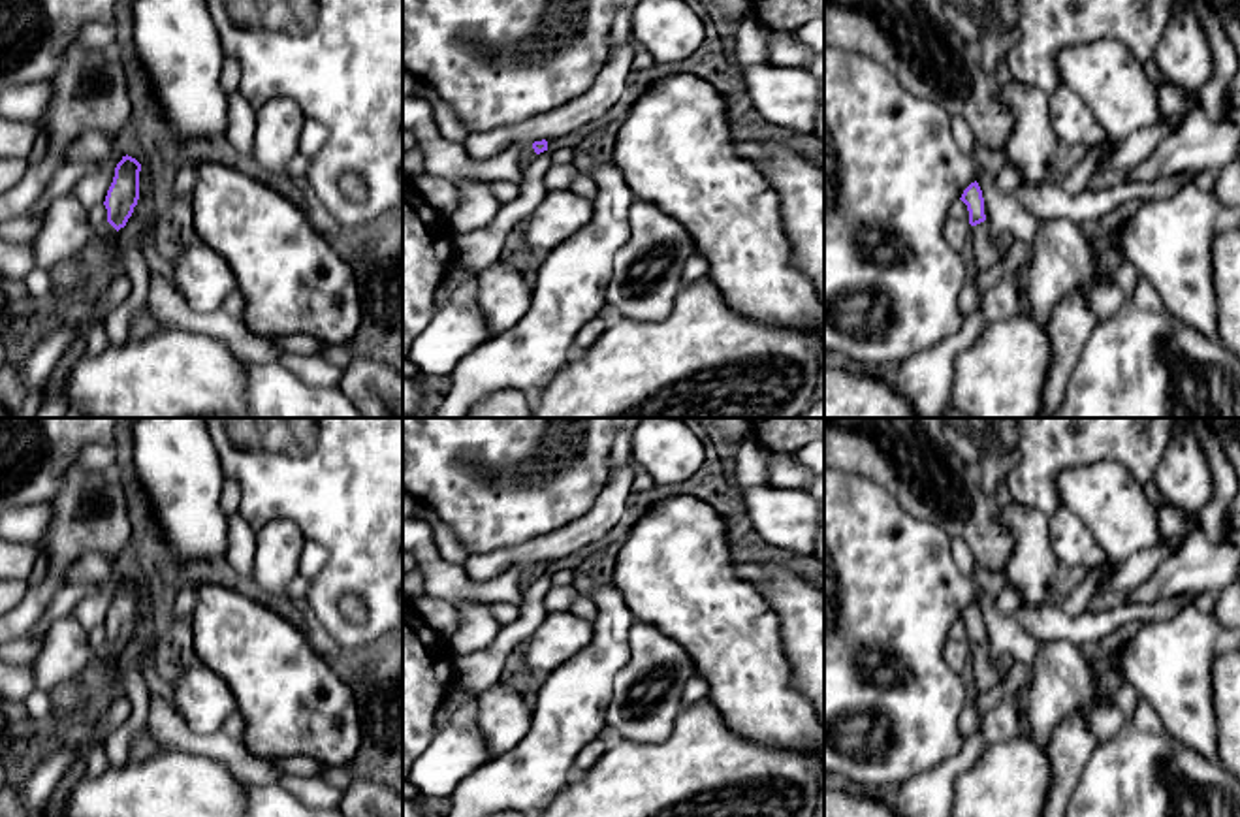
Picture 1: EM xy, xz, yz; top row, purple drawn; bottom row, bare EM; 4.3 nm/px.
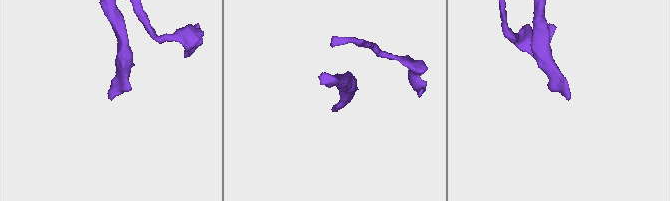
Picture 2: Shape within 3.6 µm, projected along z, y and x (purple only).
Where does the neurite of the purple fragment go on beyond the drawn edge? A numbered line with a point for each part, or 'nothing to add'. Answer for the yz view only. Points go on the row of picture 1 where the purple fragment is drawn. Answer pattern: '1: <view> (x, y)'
1: yz (986, 251)

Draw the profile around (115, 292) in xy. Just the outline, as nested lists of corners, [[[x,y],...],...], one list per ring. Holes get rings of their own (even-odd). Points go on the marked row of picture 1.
[[[126,273],[117,275],[107,286],[94,297],[92,309],[105,320],[111,311],[126,301],[132,290],[132,282]]]

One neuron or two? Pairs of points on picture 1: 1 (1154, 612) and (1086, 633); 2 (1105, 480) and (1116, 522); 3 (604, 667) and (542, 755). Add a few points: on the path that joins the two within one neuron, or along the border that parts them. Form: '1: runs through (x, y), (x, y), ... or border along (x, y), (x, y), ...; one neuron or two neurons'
1: runs through (1137, 612), (1128, 612), (1103, 624); one neuron
2: runs through (1105, 490), (1116, 512); one neuron
3: runs through (582, 689), (571, 703), (561, 733); one neuron

